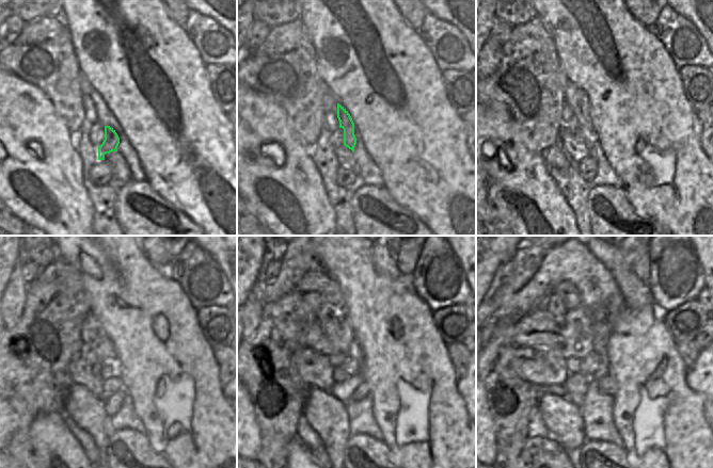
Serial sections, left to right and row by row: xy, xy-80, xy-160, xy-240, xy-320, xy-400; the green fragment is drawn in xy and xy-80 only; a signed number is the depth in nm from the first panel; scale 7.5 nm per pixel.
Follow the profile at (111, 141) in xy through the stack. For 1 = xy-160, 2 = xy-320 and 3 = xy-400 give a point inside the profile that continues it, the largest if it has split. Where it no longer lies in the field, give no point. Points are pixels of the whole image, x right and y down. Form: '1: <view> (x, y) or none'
1: xy-160 (574, 97)
2: xy-320 (329, 318)
3: xy-400 (555, 306)

